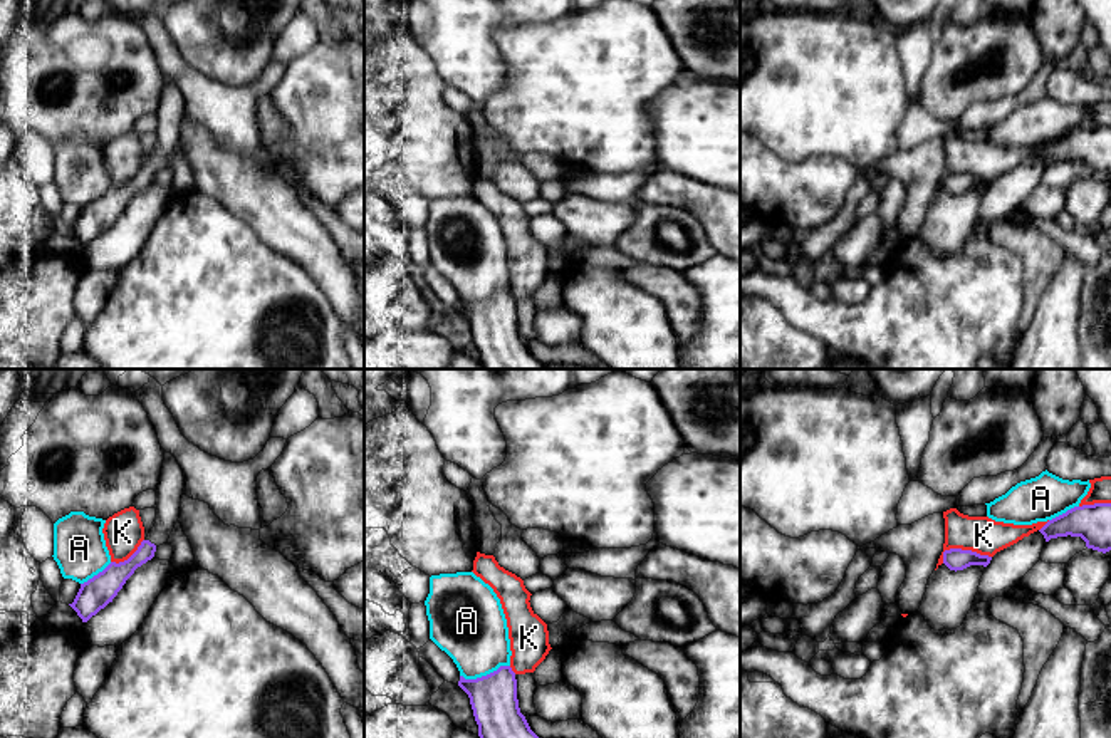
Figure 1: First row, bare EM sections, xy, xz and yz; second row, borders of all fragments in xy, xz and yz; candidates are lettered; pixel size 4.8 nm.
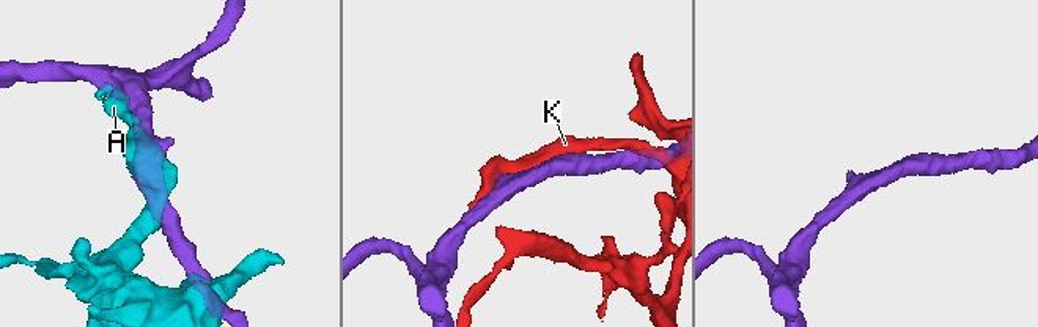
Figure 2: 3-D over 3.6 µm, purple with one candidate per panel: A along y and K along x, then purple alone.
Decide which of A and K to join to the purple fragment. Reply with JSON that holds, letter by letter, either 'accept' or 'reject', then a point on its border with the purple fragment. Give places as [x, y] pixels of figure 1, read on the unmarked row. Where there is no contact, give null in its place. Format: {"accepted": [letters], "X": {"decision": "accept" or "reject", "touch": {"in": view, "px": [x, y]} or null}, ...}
{"accepted": [], "A": {"decision": "reject", "touch": {"in": "xz", "px": [484, 301]}}, "K": {"decision": "reject", "touch": {"in": "yz", "px": [967, 175]}}}

